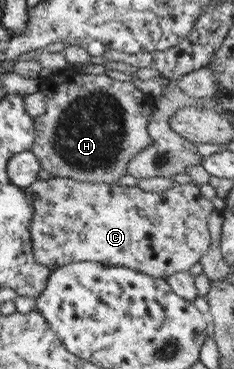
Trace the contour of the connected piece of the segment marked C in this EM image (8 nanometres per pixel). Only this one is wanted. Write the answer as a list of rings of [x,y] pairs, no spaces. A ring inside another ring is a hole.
[[[50,177],[46,180],[36,179],[28,187],[24,188],[24,195],[28,195],[28,199],[32,201],[32,216],[28,222],[28,231],[30,235],[31,253],[33,259],[43,267],[50,271],[54,271],[58,267],[73,262],[95,262],[104,266],[124,267],[131,271],[140,272],[143,275],[152,278],[161,278],[166,280],[170,275],[178,272],[186,272],[194,264],[198,263],[205,255],[209,247],[210,235],[207,229],[208,216],[215,211],[209,199],[200,195],[199,186],[192,182],[184,184],[174,184],[168,189],[159,192],[145,192],[136,186],[121,186],[119,183],[94,183],[76,181],[70,178],[54,178]]]

